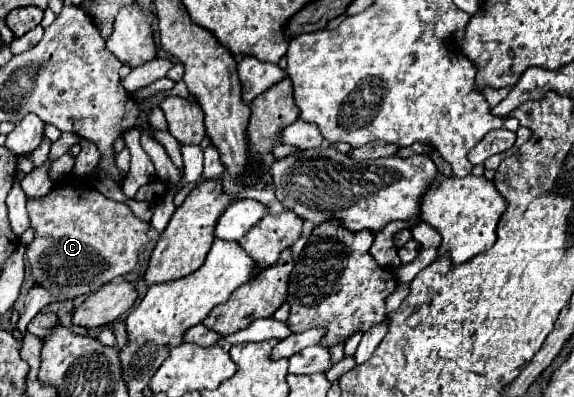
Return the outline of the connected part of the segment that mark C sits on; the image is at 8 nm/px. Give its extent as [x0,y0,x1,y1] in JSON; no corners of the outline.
[26,181,150,301]

